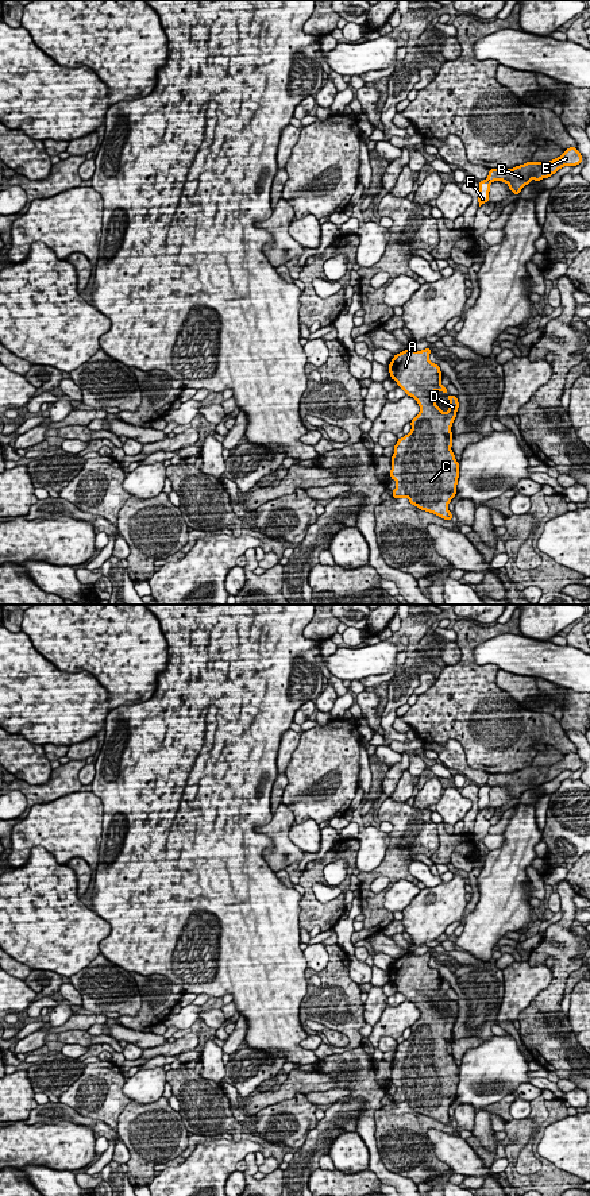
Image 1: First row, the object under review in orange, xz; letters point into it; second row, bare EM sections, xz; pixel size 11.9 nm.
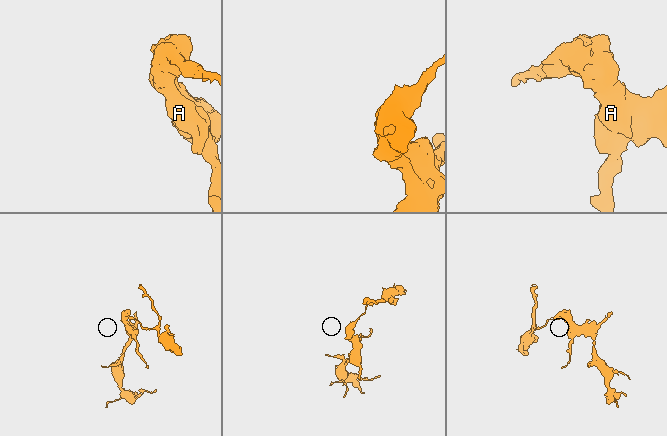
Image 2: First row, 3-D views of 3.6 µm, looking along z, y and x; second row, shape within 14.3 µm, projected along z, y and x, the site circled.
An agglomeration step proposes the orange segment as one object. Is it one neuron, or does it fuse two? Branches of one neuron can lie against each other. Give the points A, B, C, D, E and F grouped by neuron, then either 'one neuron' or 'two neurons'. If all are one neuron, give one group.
groups A C D F / B E; two neurons

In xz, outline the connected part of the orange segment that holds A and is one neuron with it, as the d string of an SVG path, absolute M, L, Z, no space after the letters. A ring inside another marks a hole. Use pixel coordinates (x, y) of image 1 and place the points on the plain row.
M429 952L421 956L408 953L396 958L389 969L390 983L397 987L406 1000L413 1002L420 1011L420 1018L410 1026L410 1037L398 1043L394 1050L390 1083L397 1088L393 1103L405 1102L419 1114L451 1124L454 1122L448 1115L448 1108L456 1100L459 1083L459 1068L451 1056L454 1042L451 1031L459 1007L458 1002L451 1000L446 991L440 988L443 979L437 969L429 967L429 958ZM433 996L443 996L448 1000L450 1011L447 1018L436 1010Z

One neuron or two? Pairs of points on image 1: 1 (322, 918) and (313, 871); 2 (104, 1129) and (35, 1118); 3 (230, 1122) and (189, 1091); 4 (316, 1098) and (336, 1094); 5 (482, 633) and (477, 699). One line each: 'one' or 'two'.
1: one
2: one
3: one
4: one
5: one

